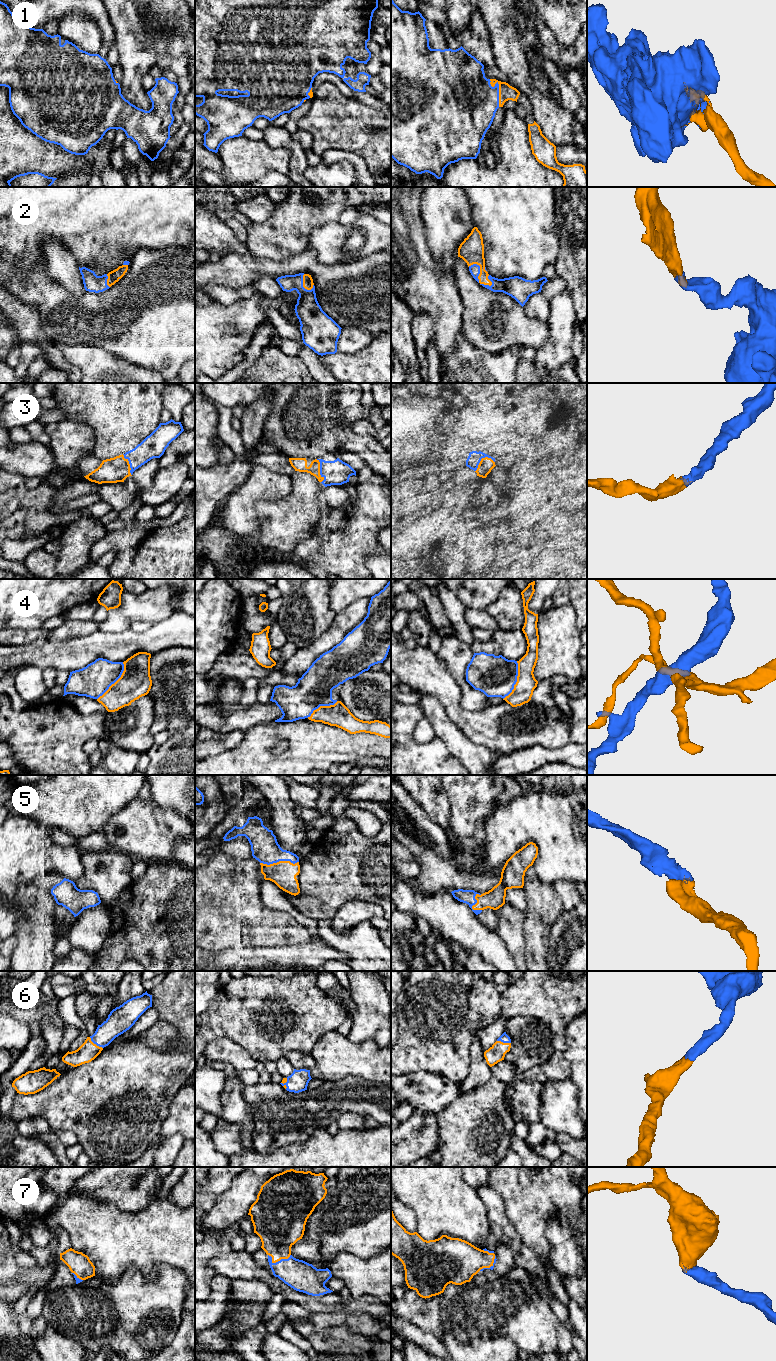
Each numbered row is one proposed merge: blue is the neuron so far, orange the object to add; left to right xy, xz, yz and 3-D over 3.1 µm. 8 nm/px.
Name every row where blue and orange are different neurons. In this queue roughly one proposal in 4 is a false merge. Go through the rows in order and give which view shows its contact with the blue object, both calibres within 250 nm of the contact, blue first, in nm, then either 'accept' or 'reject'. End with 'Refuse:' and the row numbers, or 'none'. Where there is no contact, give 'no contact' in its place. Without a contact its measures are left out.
1: yz | 440/130 nm | accept
2: yz | 90/200 nm | accept
3: xz | 200/110 nm | accept
4: xy | 260/260 nm | reject
5: xz | 220/200 nm | accept
6: xy | 190/160 nm | accept
7: xz | 240/320 nm | accept
Refuse: 4

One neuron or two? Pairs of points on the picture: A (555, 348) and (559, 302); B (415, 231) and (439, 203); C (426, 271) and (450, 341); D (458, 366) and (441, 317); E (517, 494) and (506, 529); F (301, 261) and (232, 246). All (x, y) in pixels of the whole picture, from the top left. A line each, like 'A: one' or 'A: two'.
A: one
B: two
C: one
D: two
E: two
F: two

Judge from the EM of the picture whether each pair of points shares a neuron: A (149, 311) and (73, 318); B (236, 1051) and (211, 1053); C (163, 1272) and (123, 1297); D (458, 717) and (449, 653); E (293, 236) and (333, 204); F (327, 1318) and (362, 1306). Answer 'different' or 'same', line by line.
A: same
B: same
C: same
D: different
E: same
F: different

